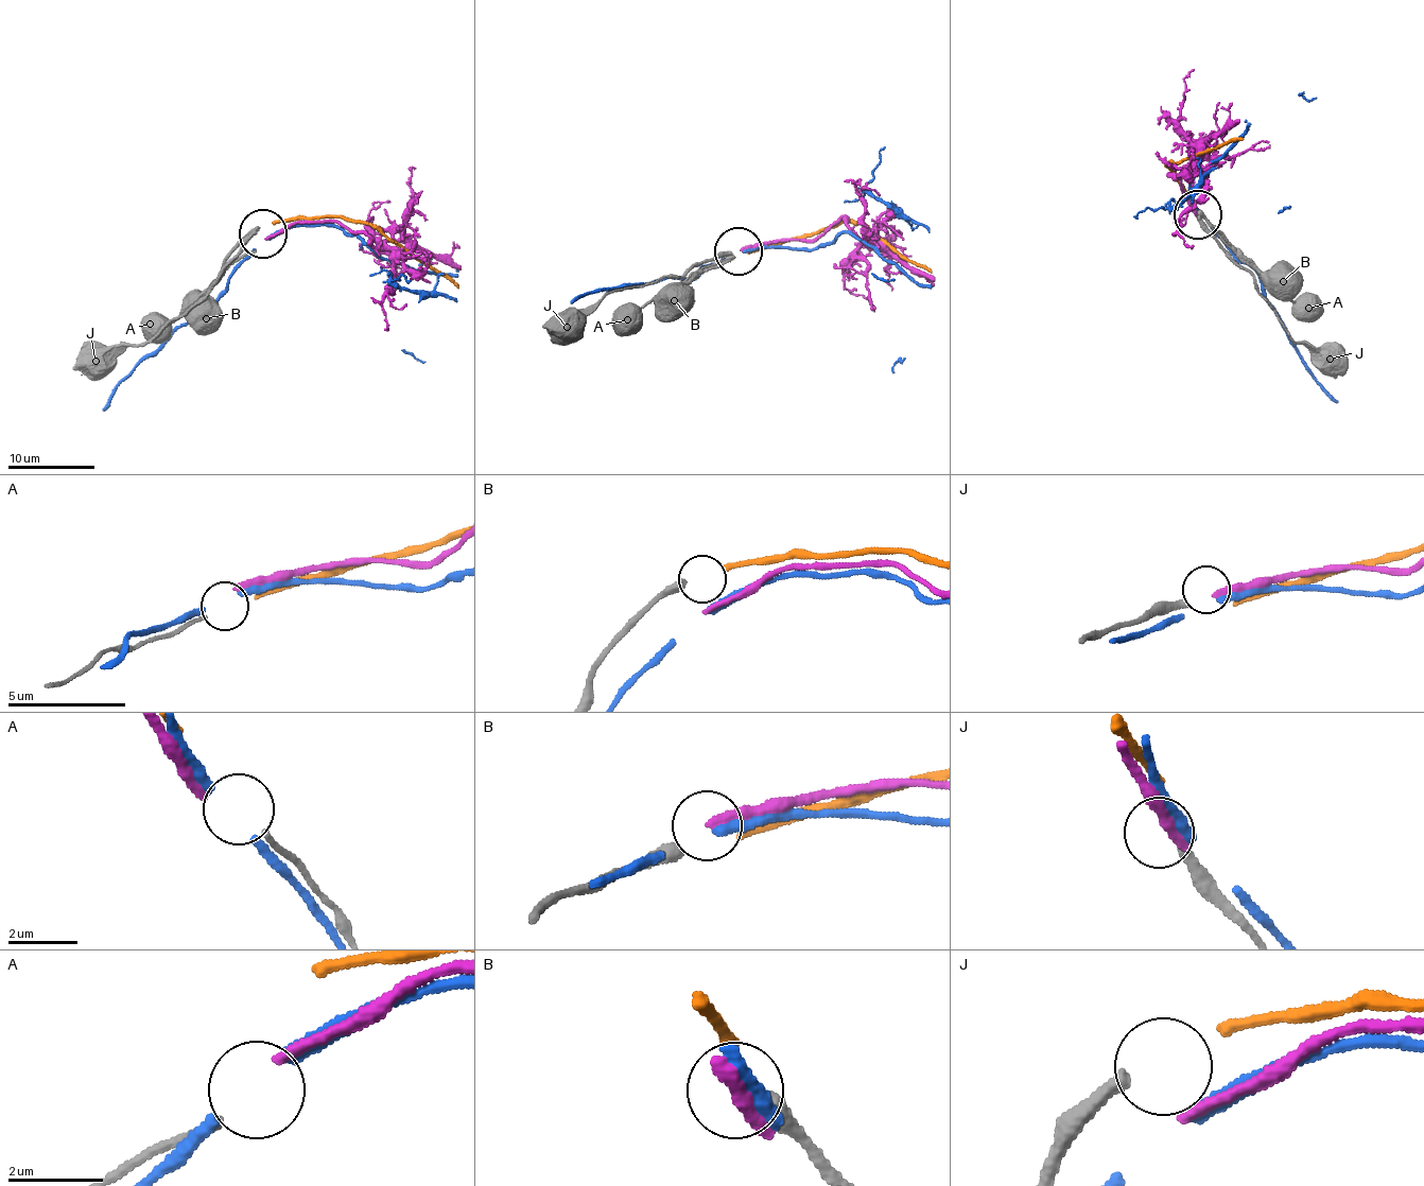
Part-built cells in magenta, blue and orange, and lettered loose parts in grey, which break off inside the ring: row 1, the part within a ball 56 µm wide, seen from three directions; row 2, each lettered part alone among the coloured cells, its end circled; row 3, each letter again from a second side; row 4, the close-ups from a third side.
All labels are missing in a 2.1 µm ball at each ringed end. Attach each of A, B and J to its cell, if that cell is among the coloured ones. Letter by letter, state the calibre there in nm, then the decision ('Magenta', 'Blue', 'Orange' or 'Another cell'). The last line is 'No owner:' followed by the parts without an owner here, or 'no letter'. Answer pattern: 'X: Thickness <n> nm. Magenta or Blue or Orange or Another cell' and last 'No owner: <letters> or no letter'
A: Thickness 150 nm. Another cell
B: Thickness 360 nm. Orange
J: Thickness 300 nm. Another cell
No owner: A, J

